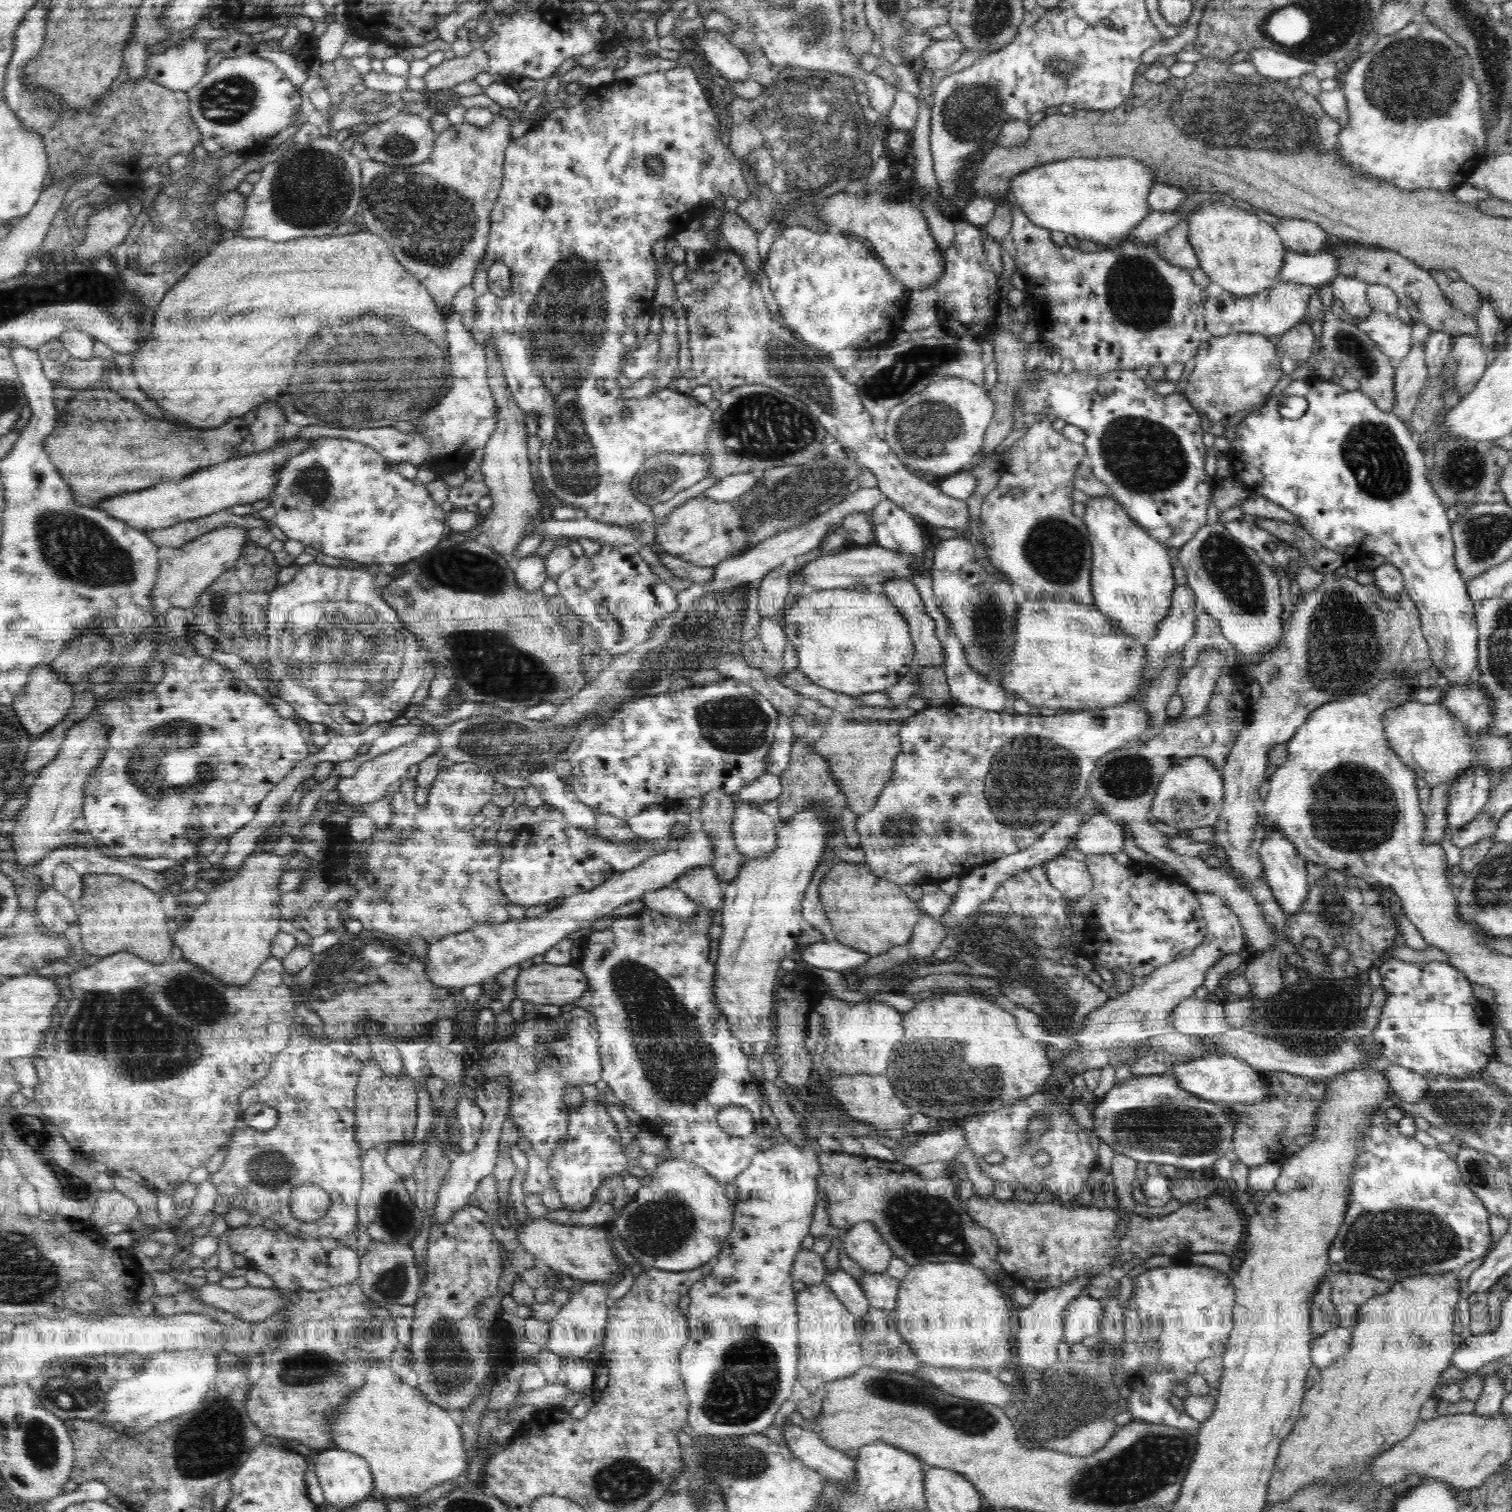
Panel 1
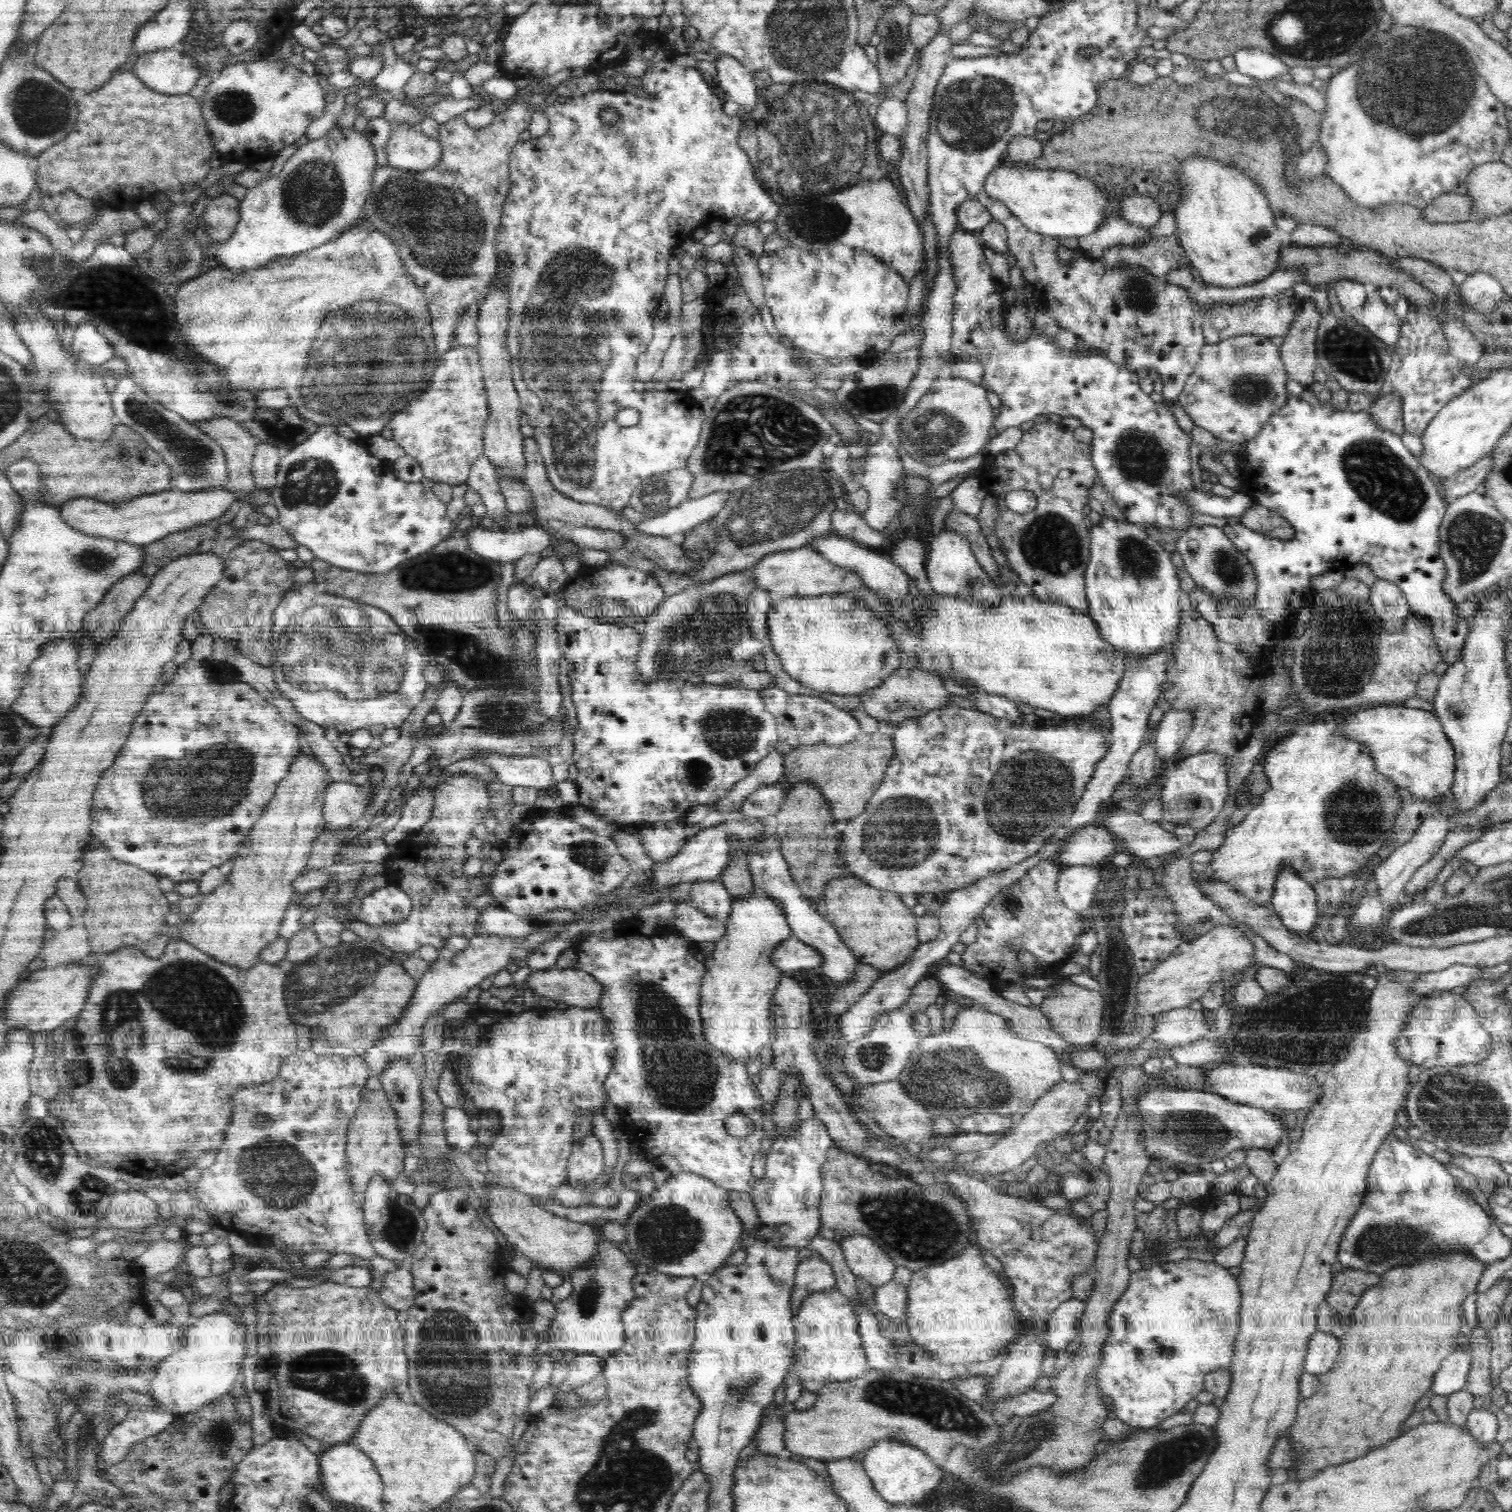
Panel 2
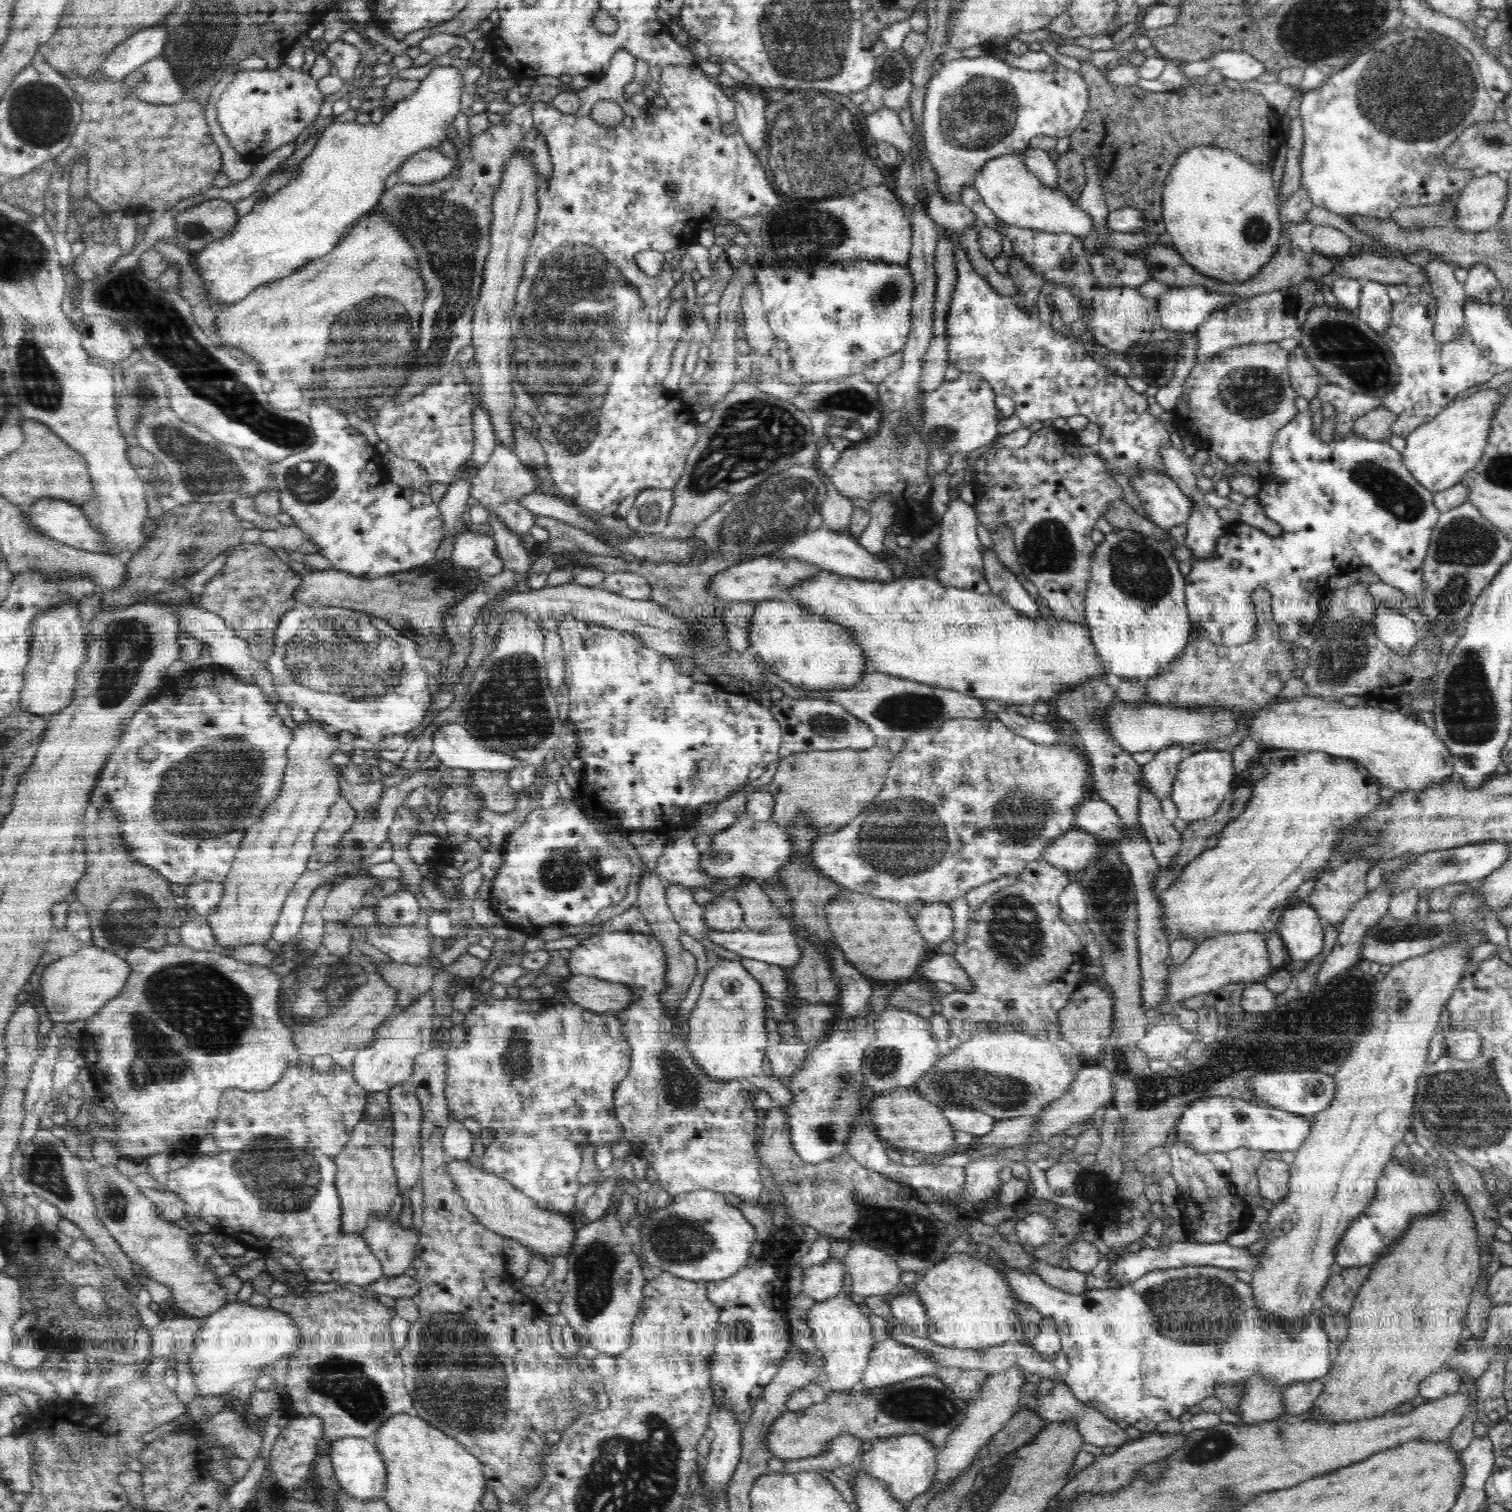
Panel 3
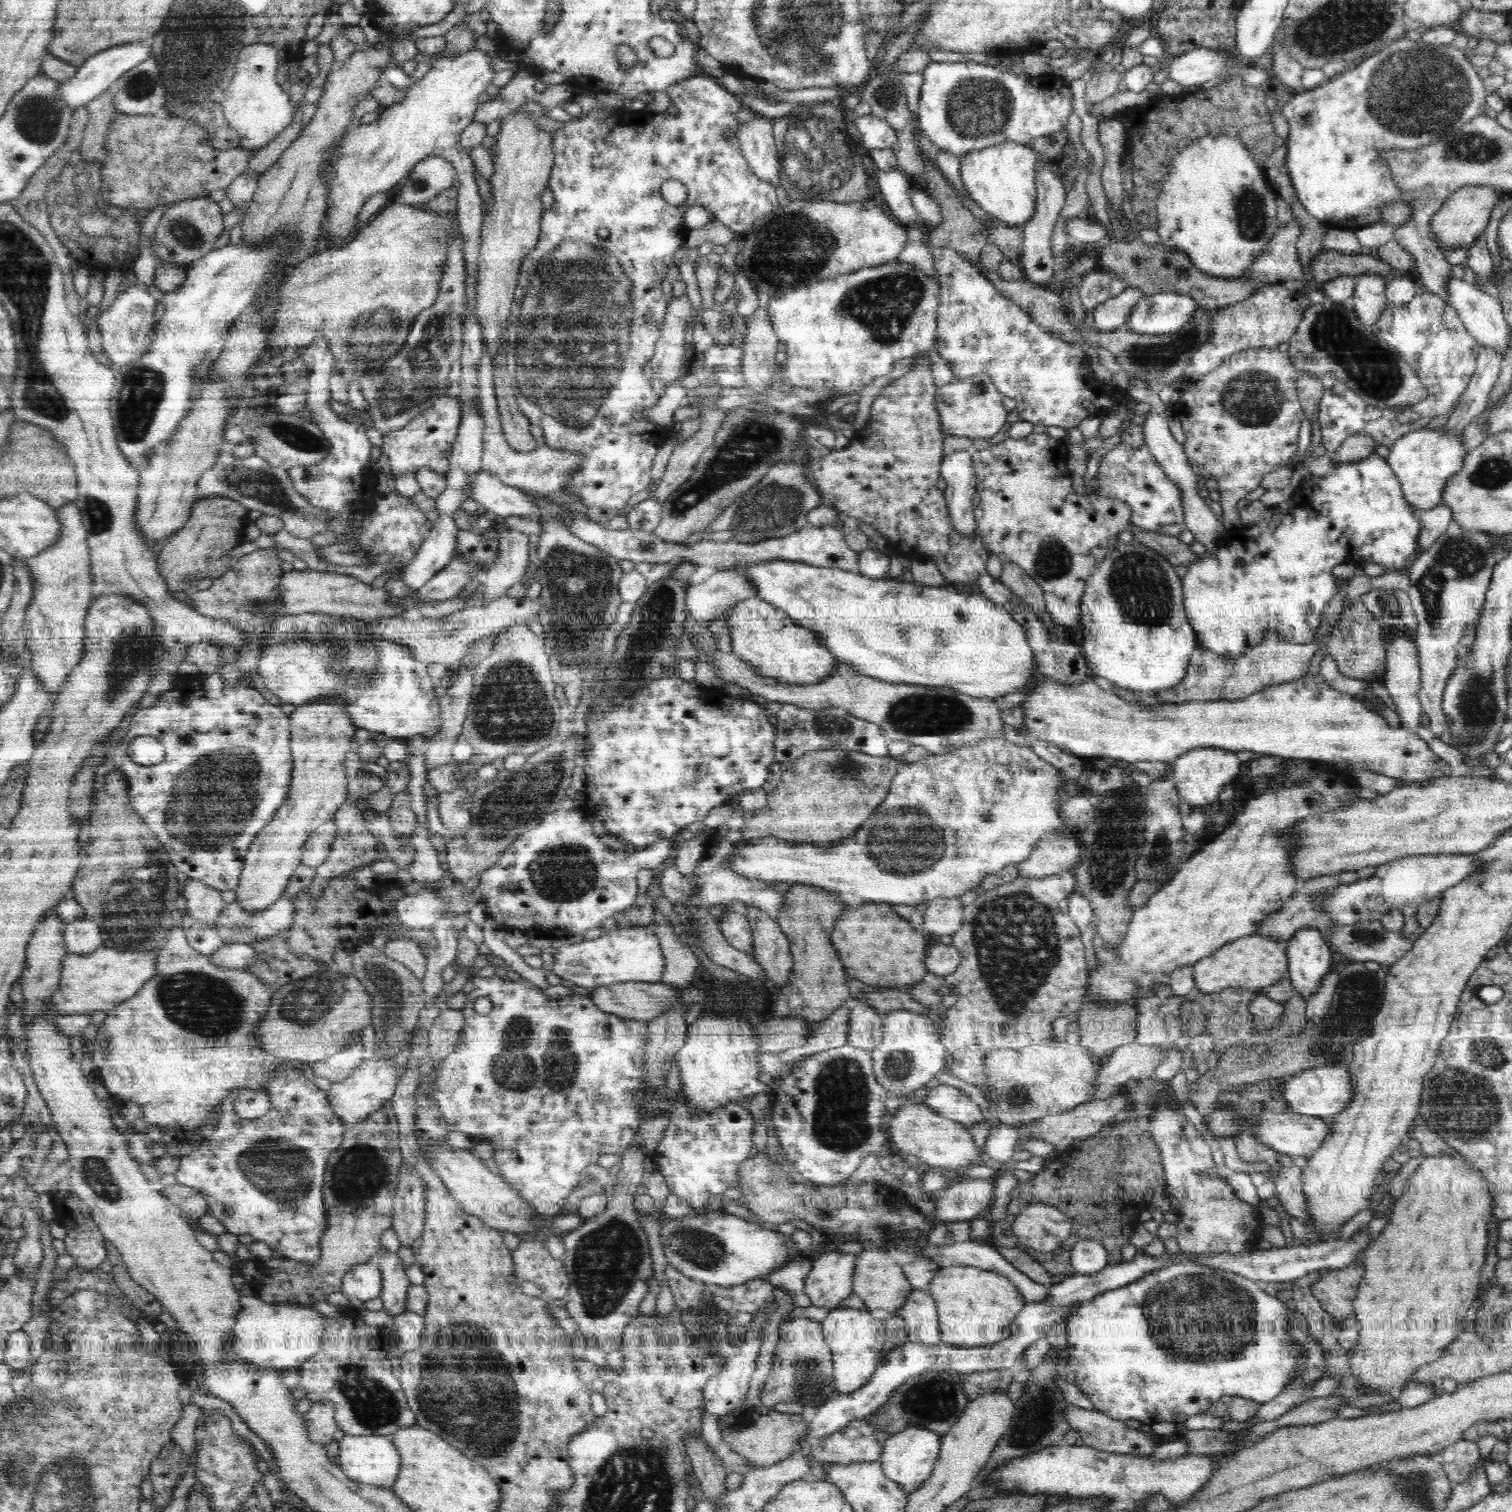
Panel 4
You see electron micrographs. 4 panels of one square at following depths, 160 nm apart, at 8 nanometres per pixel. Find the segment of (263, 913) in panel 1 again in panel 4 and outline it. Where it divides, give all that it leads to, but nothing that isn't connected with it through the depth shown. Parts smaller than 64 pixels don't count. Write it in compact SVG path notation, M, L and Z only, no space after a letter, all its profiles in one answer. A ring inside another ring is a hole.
M328 698L324 702L323 700L310 702L310 704L296 707L296 710L289 714L289 721L293 768L288 796L284 804L278 808L278 812L274 814L274 818L256 834L254 842L248 846L248 854L243 859L238 888L229 895L230 901L240 904L249 914L256 914L272 906L276 900L281 898L287 882L292 878L294 869L300 865L304 843L322 823L333 820L338 808L344 804L348 792L346 785L349 780L342 762L347 756L352 756L350 747L355 743L354 732L359 728L352 723L345 704L339 698Z

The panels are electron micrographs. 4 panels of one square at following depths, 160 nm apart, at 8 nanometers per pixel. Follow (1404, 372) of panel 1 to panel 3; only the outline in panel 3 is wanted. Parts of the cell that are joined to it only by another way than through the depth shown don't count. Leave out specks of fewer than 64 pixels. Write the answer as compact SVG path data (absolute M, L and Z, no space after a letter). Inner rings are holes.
M1374 406L1370 412L1366 412L1362 418L1354 423L1351 432L1364 439L1388 442L1392 438L1390 428L1398 419L1397 414L1391 410Z

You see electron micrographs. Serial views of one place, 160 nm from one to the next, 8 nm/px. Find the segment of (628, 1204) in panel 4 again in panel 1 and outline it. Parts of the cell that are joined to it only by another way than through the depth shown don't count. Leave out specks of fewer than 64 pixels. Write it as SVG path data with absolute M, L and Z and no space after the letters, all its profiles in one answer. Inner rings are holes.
M586 1282L578 1292L558 1311L549 1328L548 1341L543 1347L560 1357L584 1357L592 1348L604 1344L608 1322L608 1287L610 1282Z

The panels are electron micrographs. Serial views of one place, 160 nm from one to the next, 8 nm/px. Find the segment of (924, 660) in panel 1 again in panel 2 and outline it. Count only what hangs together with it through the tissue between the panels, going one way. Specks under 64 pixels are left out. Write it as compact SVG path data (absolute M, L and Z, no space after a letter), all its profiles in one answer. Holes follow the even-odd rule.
M829 533L824 537L816 537L809 541L807 546L815 550L816 553L820 553L832 565L850 569L852 573L856 573L866 587L876 591L882 598L890 601L890 603L897 605L902 601L910 601L908 599L910 598L908 588L910 588L911 578L894 564L890 558L881 556L878 549L863 547L846 537L833 533Z

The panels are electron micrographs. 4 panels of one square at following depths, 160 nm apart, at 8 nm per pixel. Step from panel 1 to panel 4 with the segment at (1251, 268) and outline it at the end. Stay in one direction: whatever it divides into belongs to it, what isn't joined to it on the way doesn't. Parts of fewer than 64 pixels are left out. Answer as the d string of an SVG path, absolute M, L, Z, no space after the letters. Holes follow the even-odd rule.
M1206 136L1181 150L1169 166L1156 208L1160 243L1186 254L1196 268L1212 277L1234 279L1242 276L1279 230L1277 194L1270 187L1263 166L1256 163L1239 138L1230 136Z

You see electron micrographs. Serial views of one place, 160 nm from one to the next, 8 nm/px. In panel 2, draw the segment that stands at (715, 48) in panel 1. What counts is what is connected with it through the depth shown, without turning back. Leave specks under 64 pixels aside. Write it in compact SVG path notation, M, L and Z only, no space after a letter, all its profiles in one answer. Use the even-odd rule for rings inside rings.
M718 54L714 63L717 67L718 87L722 87L726 99L739 104L741 111L752 112L756 108L759 90L750 72L727 54Z

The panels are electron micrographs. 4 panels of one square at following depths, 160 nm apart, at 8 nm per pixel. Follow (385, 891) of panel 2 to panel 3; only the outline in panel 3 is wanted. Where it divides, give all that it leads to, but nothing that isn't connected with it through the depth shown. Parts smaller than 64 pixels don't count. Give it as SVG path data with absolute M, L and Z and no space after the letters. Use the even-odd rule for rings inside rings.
M402 888L382 899L374 908L382 927L412 925L421 916L421 908L414 895Z

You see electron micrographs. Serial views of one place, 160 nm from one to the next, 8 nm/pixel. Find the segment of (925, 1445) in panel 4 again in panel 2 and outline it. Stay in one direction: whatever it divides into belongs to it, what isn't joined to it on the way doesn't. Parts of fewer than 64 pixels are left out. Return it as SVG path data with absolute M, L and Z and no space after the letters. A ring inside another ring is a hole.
M888 1440L879 1441L866 1450L863 1467L872 1481L874 1490L886 1502L914 1505L920 1502L926 1494L943 1486L943 1472L936 1463L916 1446Z

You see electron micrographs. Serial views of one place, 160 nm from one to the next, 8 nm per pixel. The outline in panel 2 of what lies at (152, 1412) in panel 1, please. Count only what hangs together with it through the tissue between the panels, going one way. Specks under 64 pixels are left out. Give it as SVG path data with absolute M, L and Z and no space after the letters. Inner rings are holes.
M228 1313L204 1315L189 1326L182 1348L158 1364L157 1375L150 1381L150 1396L161 1405L162 1412L170 1412L174 1416L198 1412L239 1384L244 1358L246 1326L238 1324Z

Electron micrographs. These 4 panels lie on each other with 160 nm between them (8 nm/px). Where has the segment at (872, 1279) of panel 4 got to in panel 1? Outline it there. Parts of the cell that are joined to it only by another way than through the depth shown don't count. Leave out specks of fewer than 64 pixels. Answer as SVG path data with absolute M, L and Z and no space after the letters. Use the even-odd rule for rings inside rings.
M860 1221L840 1234L843 1252L855 1260L868 1274L882 1274L892 1259L891 1248L881 1239L874 1225Z

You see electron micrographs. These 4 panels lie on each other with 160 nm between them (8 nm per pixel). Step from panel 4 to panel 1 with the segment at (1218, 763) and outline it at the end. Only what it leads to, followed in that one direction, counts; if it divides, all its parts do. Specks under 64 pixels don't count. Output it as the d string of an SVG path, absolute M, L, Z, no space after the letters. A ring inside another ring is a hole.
M1188 757L1170 767L1161 778L1150 817L1186 834L1193 828L1213 826L1223 808L1224 783L1218 769L1204 757Z

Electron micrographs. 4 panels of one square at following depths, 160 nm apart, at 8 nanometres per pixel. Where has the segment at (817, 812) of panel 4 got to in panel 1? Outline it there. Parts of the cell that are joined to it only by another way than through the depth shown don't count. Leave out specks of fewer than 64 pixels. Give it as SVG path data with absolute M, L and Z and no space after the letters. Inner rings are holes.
M848 720L839 728L829 725L823 730L821 739L812 744L813 751L828 761L829 771L837 782L839 789L844 793L848 810L862 815L876 804L878 795L890 782L893 773L895 758L900 754L901 740L899 737L900 720L884 723L883 720Z

